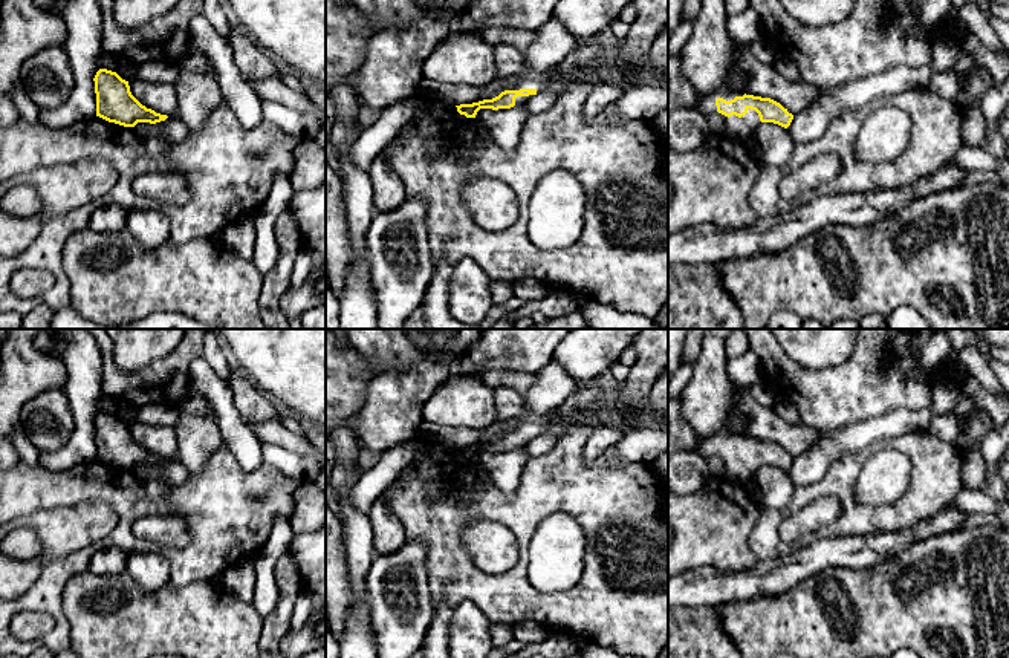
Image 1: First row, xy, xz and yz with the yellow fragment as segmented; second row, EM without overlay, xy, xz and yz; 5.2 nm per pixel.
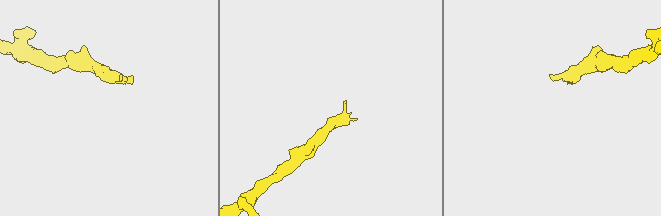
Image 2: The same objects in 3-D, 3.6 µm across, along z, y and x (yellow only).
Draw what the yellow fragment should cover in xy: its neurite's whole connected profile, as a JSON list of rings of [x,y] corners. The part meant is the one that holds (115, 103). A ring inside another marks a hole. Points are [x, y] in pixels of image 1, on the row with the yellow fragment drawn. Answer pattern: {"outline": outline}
{"outline": [[[99,69],[93,78],[96,93],[96,116],[124,127],[138,122],[156,124],[168,116],[142,106],[130,92],[128,81],[116,72]]]}

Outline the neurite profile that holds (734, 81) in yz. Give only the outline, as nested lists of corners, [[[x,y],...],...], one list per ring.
[[[729,72],[723,78],[722,89],[726,92],[741,92],[748,83],[748,77],[743,72]]]

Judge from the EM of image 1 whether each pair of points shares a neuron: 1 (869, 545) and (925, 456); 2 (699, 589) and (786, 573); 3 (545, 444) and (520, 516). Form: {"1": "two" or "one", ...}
{"1": "two", "2": "one", "3": "two"}

